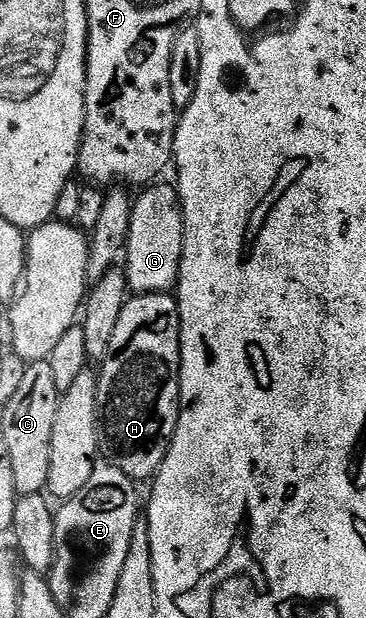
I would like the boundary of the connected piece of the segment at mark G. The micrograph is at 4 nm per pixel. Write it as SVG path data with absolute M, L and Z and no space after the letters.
M151 184L142 191L140 198L134 199L129 220L129 236L125 251L125 273L127 289L132 295L165 294L174 291L179 285L179 269L181 268L181 252L183 251L183 209L178 189L174 185L159 186Z

